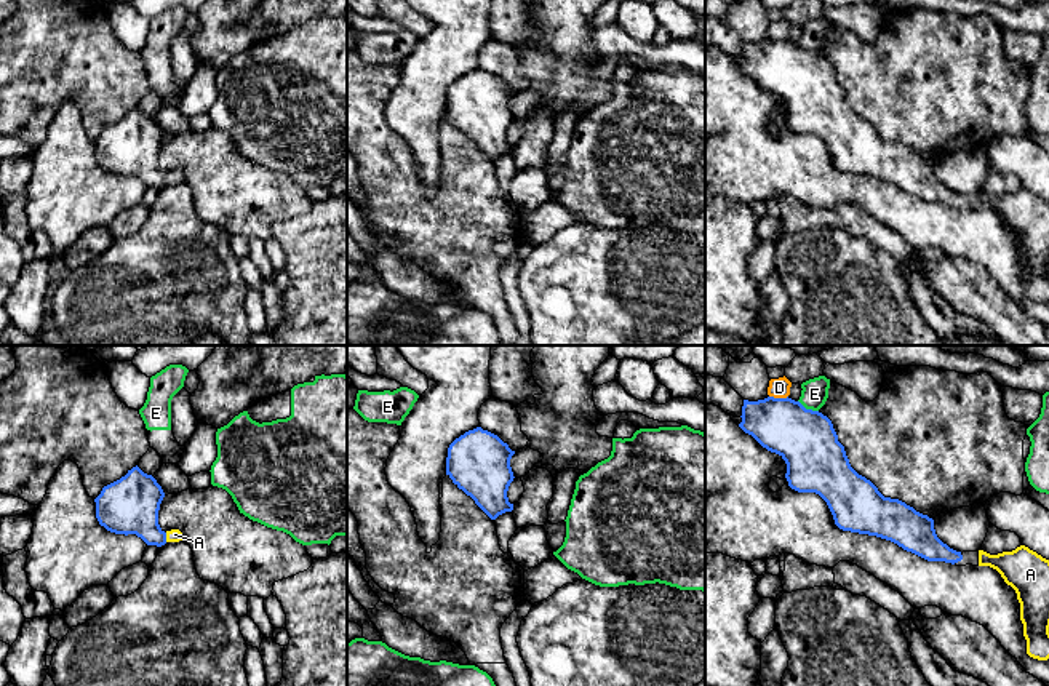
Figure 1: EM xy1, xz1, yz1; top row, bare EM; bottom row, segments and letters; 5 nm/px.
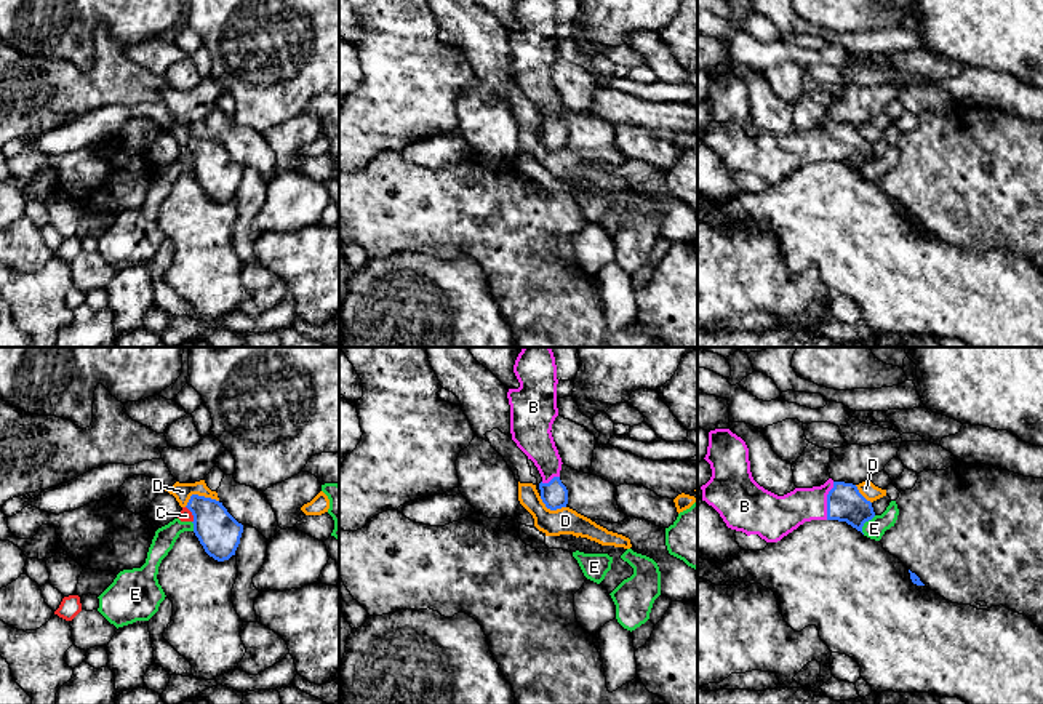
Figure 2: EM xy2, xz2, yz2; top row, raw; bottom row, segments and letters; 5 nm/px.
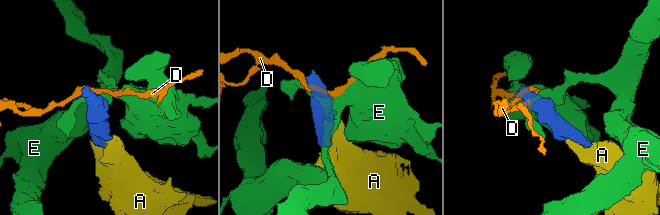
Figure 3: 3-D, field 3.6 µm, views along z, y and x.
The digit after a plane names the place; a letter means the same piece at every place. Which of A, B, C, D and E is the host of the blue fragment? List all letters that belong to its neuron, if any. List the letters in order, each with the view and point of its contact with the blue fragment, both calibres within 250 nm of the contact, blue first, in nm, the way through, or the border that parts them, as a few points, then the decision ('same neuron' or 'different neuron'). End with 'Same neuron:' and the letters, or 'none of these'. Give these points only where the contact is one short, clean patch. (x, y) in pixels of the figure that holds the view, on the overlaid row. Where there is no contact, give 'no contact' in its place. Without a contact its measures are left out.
A: xy1 (165, 538) | 280/60 nm | same neuron
B: yz2 (827, 501) | 180/190 nm | across yz2 (845, 503), (827, 501), (802, 504), (781, 516) | same neuron
C: xy2 (192, 514) | 220/60 nm | along xy2 (186, 506), (192, 522) | different neuron
D: xy2 (199, 496) | 220/90 nm | along xy2 (218, 501), (192, 495), (184, 506) | different neuron
E: yz2 (864, 522) | 180/100 nm | along yz2 (875, 516), (864, 524), (863, 533) | different neuron
Same neuron: A, B

